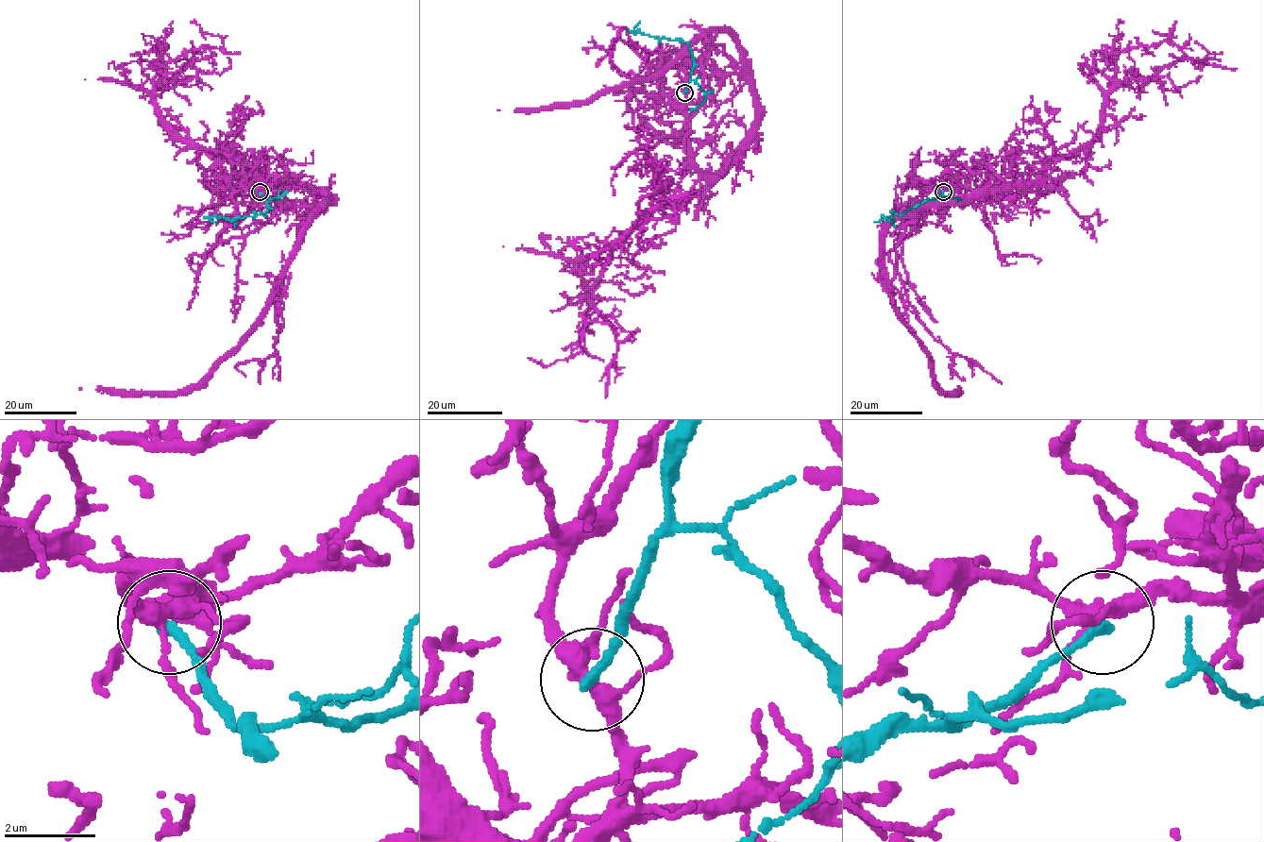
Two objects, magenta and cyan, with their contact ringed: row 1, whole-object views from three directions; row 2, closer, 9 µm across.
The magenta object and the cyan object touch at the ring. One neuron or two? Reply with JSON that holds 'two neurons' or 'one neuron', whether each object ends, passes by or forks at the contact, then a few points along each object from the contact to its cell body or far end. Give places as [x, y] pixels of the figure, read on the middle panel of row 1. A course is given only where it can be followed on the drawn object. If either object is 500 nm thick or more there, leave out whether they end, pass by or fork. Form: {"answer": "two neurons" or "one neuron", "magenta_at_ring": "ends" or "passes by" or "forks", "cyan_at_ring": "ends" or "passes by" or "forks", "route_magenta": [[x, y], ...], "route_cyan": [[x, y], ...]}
{"answer": "two neurons", "magenta_at_ring": "forks", "cyan_at_ring": "ends", "route_magenta": [[684, 92], [692, 161], [715, 176], [754, 122], [751, 66], [727, 32], [586, 100], [497, 109]], "route_cyan": [[684, 92], [693, 64], [689, 46], [678, 40], [659, 39], [633, 31], [640, 22]]}

